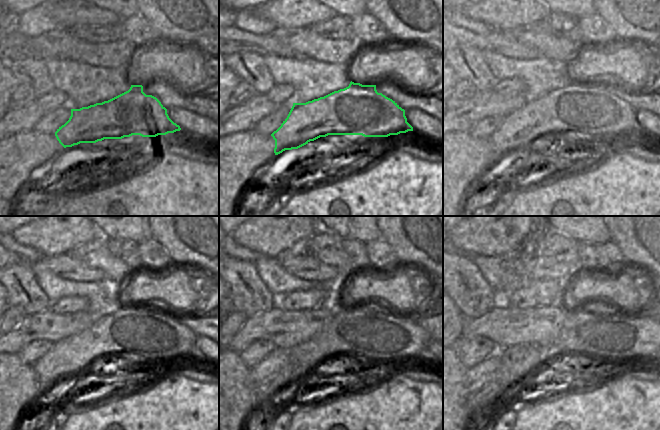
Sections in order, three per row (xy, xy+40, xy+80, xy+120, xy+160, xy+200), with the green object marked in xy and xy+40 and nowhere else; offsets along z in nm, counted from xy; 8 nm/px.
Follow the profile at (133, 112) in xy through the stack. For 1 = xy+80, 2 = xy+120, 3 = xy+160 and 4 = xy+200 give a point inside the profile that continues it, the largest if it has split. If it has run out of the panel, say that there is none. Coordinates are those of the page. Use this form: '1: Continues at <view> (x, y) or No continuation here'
1: Continues at xy+80 (588, 109)
2: Continues at xy+120 (148, 334)
3: Continues at xy+160 (371, 334)
4: Continues at xy+200 (554, 330).

